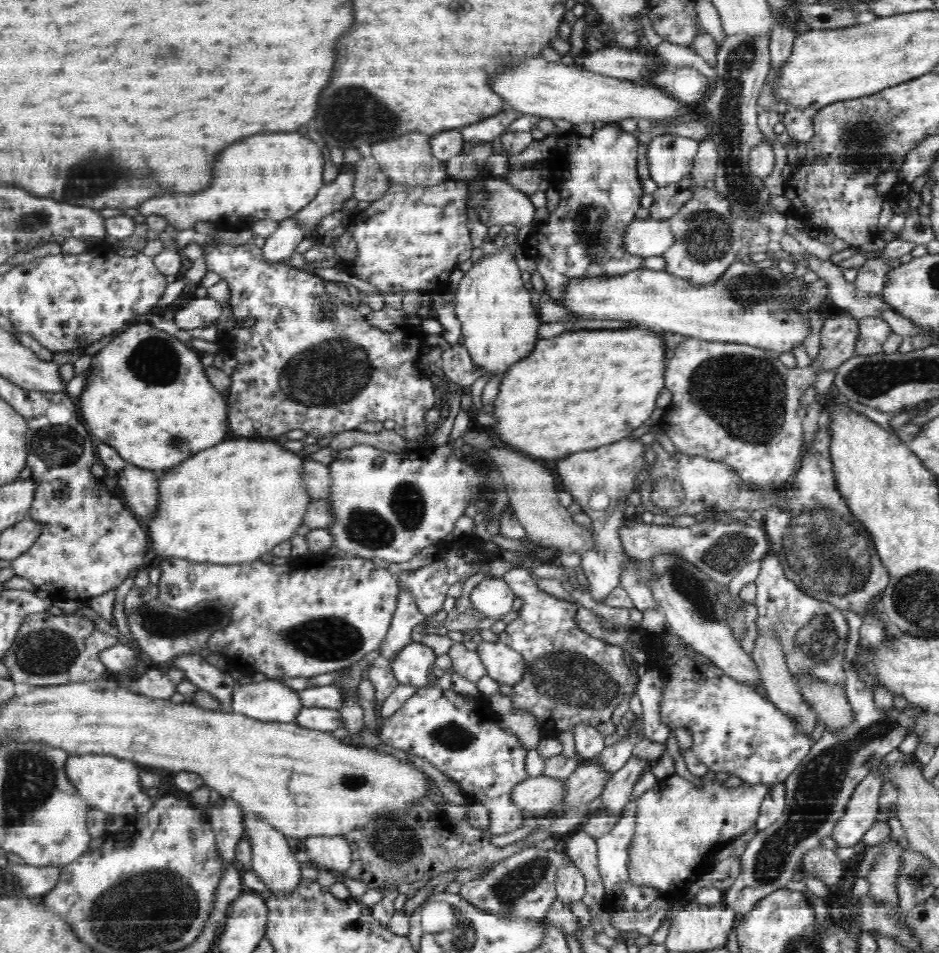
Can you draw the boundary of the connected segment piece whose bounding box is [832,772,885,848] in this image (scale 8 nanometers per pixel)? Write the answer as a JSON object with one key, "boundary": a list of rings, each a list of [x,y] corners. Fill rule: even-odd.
{"boundary":[[[872,773],[864,777],[856,787],[840,821],[833,828],[832,839],[838,847],[858,847],[864,834],[876,824],[880,811],[880,792],[884,786],[883,776]]]}

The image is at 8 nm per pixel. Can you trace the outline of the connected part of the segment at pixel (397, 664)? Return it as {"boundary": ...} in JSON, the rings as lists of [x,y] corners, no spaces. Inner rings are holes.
{"boundary":[[[406,643],[396,655],[390,659],[392,673],[398,683],[414,687],[436,686],[436,657],[432,647],[422,643]]]}

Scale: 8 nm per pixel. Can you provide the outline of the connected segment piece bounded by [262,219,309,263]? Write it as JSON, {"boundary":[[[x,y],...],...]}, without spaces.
{"boundary":[[[293,219],[282,221],[276,231],[266,238],[266,244],[262,248],[264,259],[275,263],[291,257],[306,236],[309,234]]]}

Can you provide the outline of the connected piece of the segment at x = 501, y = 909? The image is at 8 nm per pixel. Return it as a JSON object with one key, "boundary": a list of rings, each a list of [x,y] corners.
{"boundary":[[[524,847],[504,862],[496,863],[490,872],[461,884],[459,894],[480,910],[490,911],[500,918],[547,918],[548,910],[557,898],[556,872],[566,862],[564,858],[569,858],[568,854],[556,849]]]}

